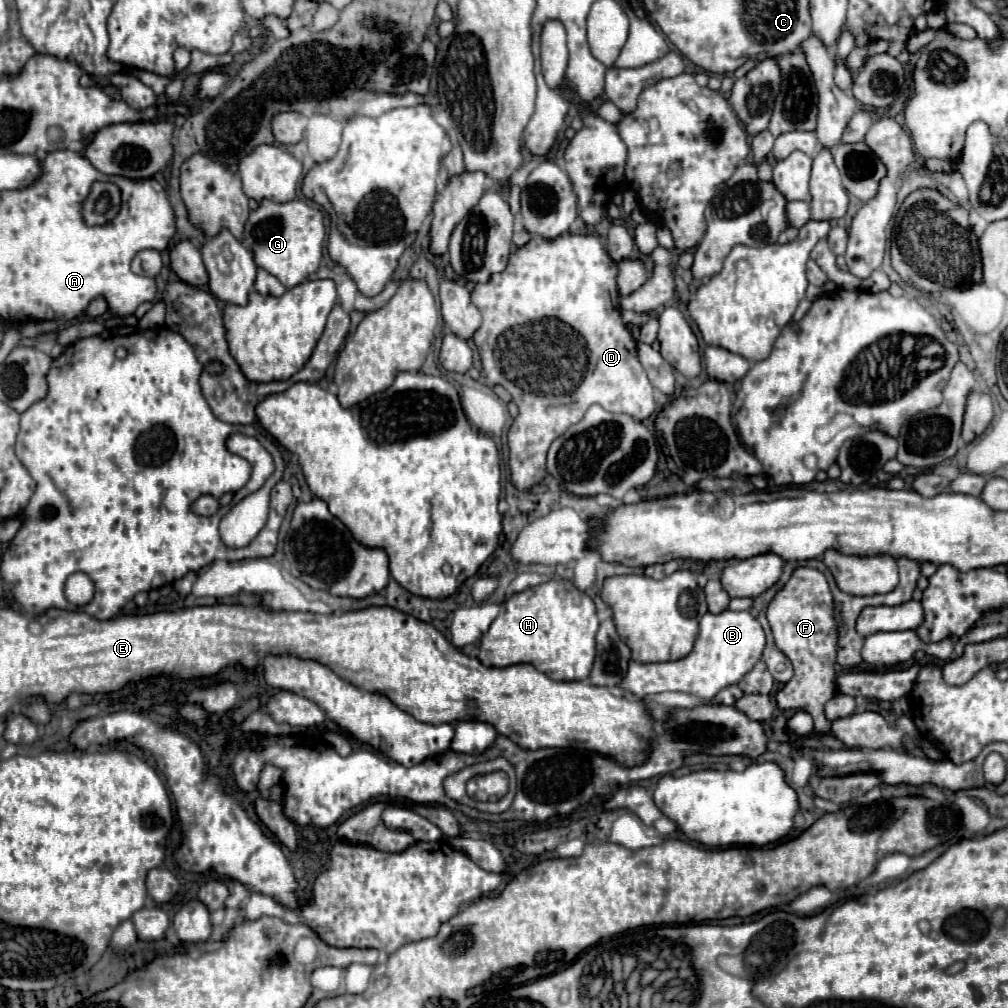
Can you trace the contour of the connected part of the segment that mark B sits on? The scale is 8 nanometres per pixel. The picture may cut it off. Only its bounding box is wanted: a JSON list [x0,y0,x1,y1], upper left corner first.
[620,609,766,699]

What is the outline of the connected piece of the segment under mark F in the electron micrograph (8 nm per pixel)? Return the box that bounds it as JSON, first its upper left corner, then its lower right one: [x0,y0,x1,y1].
[766,567,838,733]

